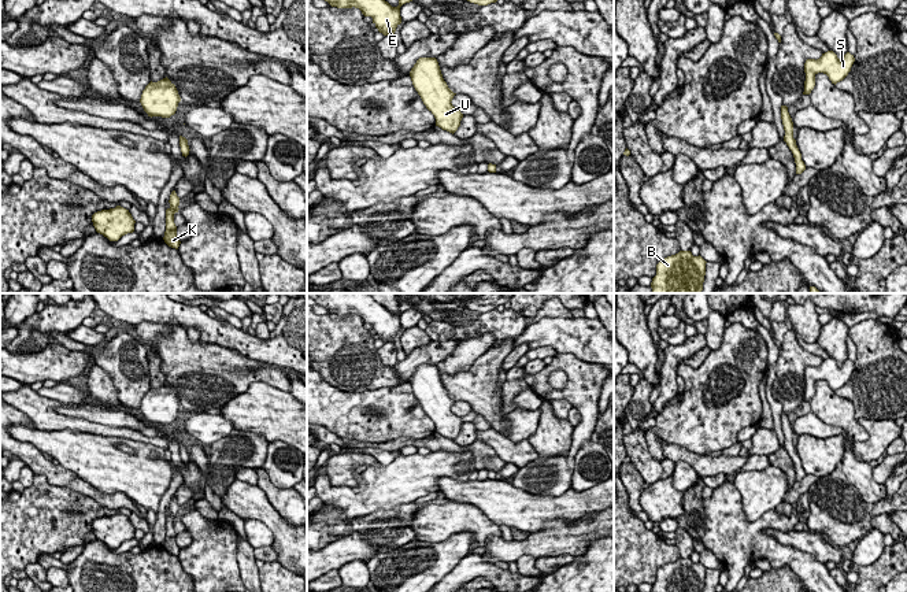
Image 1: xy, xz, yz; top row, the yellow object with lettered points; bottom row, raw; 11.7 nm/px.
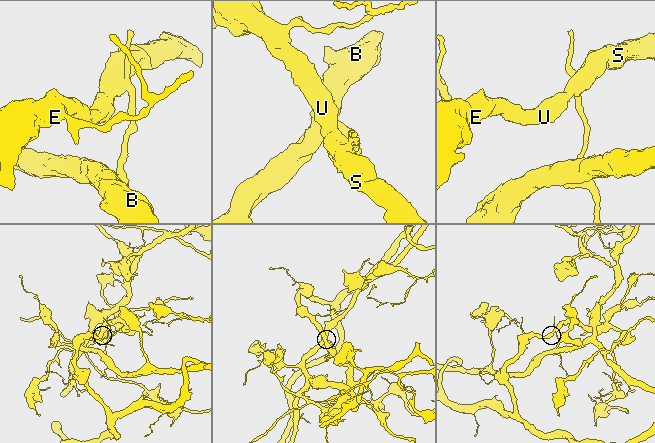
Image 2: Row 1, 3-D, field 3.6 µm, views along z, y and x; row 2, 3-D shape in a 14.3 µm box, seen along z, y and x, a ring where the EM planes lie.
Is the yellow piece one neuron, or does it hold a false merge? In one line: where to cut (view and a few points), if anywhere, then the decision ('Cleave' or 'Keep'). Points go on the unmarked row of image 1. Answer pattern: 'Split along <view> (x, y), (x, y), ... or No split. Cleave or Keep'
Split along yz (798, 455), (792, 458). Cleave

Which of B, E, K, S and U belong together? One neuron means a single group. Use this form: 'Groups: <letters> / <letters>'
Groups: B K / E S U

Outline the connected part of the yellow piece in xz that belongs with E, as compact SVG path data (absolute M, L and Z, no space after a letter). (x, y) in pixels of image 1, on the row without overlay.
M307 293L316 304L337 315L359 315L364 323L371 323L373 330L384 343L395 343L401 330L400 314L412 308L412 301L400 303L399 312L392 314L369 293Z

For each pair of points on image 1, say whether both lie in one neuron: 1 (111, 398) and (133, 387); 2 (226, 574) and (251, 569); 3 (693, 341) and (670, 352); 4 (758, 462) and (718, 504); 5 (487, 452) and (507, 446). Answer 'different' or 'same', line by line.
1: different
2: different
3: same
4: different
5: different

